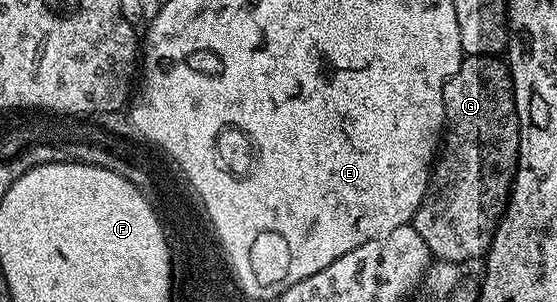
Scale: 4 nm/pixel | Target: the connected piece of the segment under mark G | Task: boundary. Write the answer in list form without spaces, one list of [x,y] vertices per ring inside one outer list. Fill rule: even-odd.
[[[465,55],[457,72],[445,82],[443,89],[443,109],[445,110],[445,126],[443,128],[443,142],[439,147],[432,172],[429,176],[429,184],[423,193],[423,201],[419,209],[413,215],[411,226],[417,230],[419,237],[427,241],[427,249],[434,260],[454,265],[469,263],[472,259],[480,260],[488,256],[489,246],[493,240],[493,231],[509,203],[509,192],[513,189],[513,174],[517,172],[517,158],[519,157],[519,117],[515,107],[515,93],[513,92],[513,75],[509,71],[506,60],[495,55]]]

